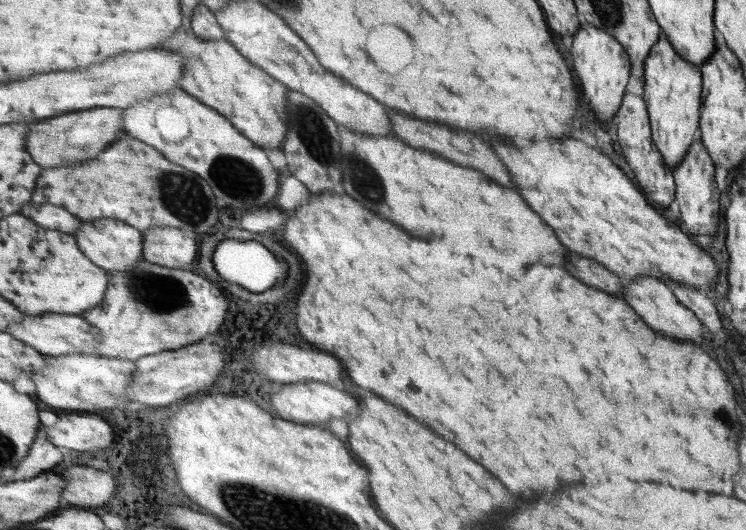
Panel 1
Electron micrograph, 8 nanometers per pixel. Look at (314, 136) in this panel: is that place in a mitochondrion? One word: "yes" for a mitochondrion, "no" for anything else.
yes

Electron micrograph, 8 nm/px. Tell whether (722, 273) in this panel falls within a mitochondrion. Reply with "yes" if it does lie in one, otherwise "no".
no

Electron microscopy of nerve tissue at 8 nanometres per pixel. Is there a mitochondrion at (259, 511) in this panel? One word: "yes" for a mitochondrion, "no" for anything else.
yes

